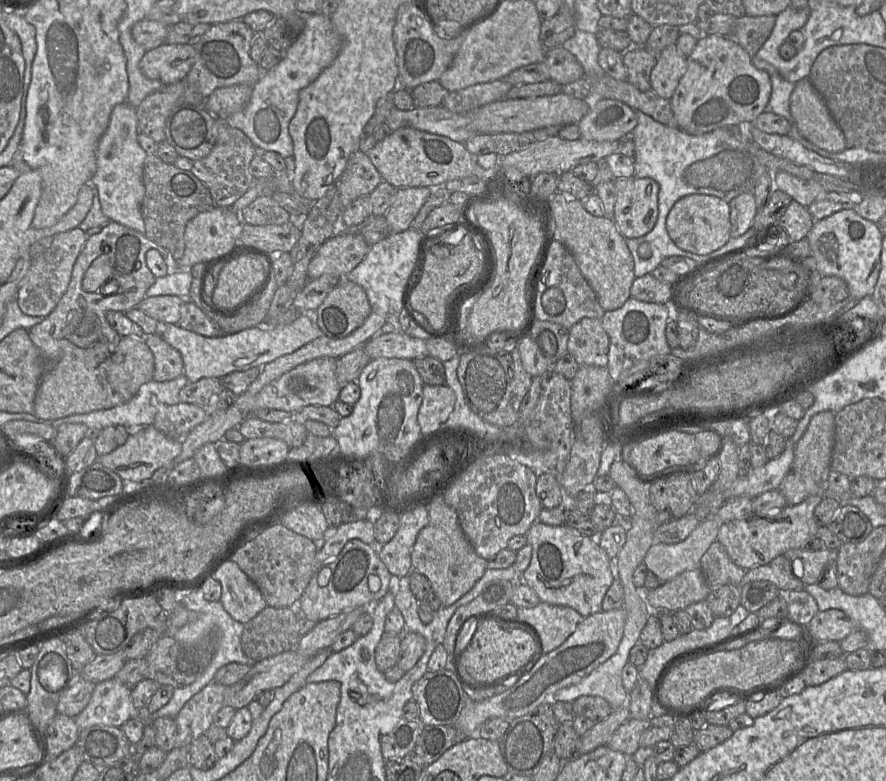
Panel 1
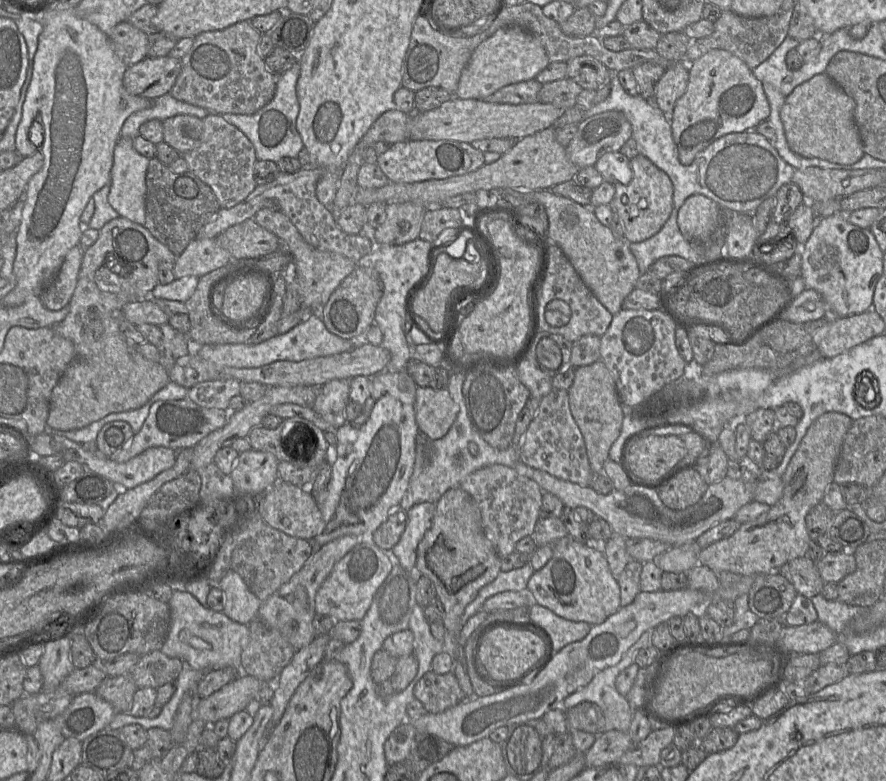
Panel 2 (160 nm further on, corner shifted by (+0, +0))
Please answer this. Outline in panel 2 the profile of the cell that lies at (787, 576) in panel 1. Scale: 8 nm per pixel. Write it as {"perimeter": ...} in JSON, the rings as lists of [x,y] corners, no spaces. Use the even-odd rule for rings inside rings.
{"perimeter":[[[807,556],[785,563],[778,572],[794,586],[798,594],[807,598],[820,594],[825,584],[815,562]]]}

